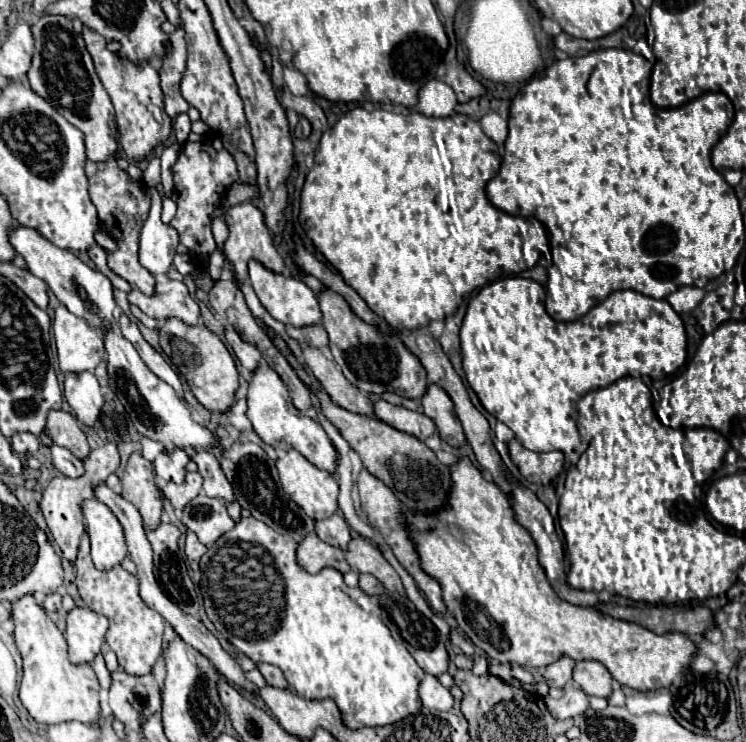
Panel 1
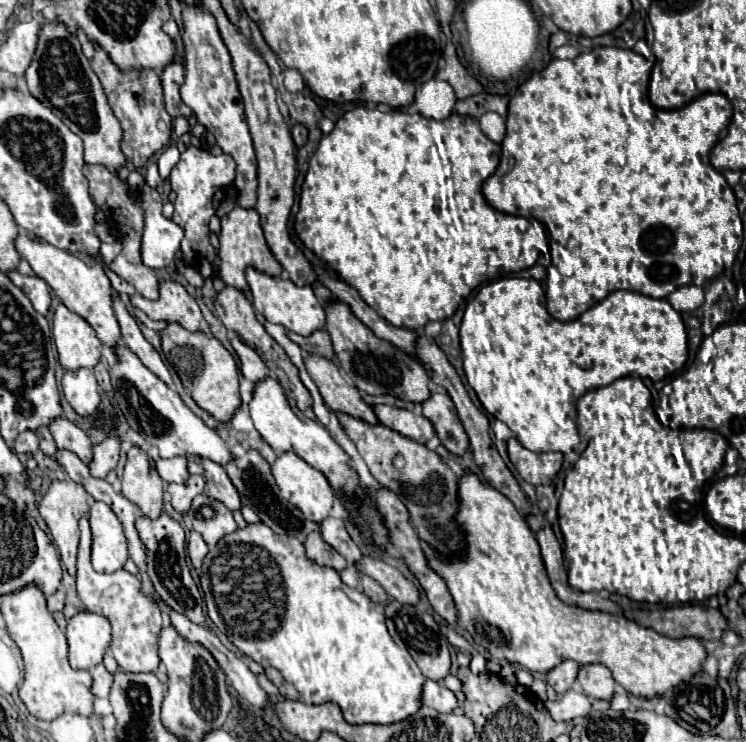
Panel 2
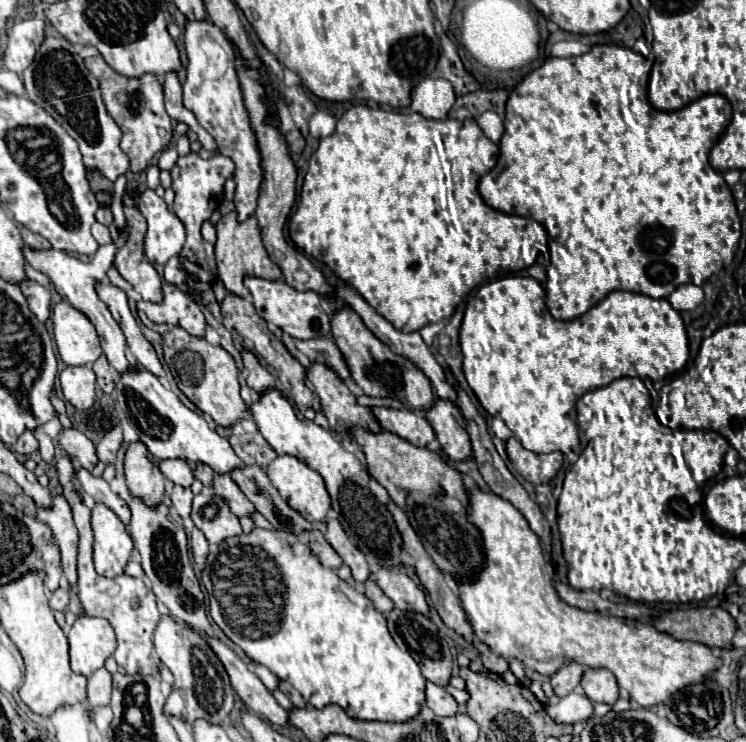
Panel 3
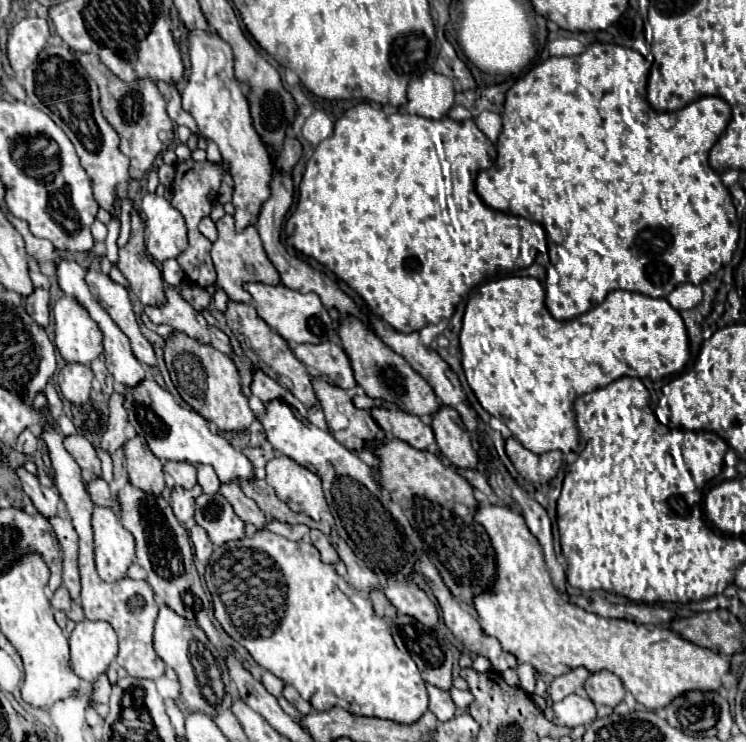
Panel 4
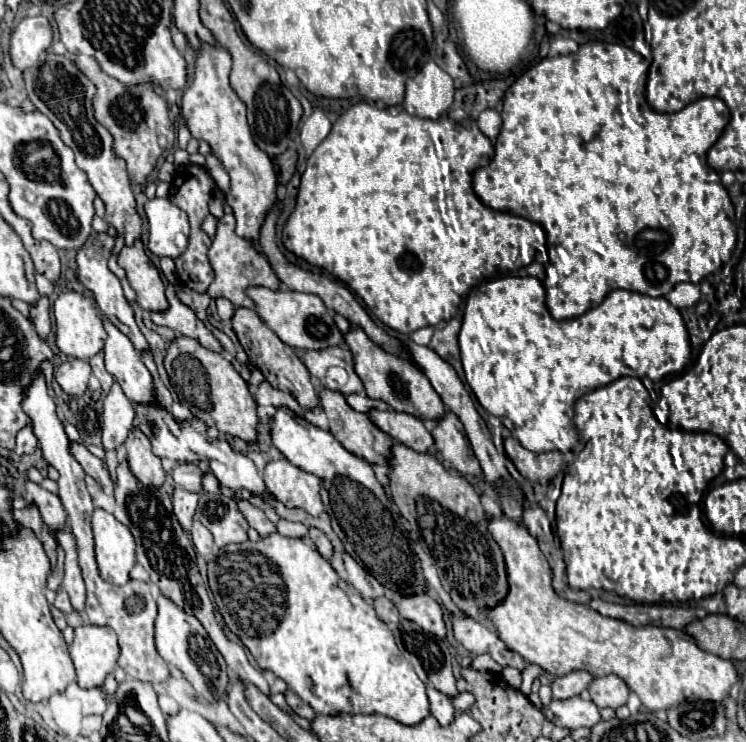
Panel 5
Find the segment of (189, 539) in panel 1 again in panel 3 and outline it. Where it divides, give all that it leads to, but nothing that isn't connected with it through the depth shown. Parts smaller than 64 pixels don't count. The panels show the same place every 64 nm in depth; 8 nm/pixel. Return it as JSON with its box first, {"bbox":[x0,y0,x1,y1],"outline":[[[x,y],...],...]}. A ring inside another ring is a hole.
{"bbox":[190,528,208,566],"outline":[[[194,528],[192,534],[190,534],[190,544],[192,544],[192,554],[194,554],[194,560],[198,566],[204,566],[206,562],[206,556],[208,556],[208,542],[206,542],[206,536]]]}

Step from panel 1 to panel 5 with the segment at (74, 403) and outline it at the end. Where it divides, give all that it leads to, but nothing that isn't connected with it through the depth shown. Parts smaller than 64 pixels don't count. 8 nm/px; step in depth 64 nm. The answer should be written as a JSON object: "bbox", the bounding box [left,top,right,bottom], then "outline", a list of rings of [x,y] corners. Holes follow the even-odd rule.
{"bbox":[54,358,90,396],"outline":[[[68,358],[66,362],[62,362],[58,366],[54,378],[66,394],[80,396],[88,386],[90,364],[86,360],[80,360],[80,358]]]}

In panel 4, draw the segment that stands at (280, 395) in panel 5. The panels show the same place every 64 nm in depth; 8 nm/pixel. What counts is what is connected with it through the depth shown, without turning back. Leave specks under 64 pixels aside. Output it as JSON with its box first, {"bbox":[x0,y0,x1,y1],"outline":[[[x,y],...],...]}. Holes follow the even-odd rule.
{"bbox":[252,370,294,404],"outline":[[[256,370],[256,374],[254,374],[252,394],[258,396],[264,404],[268,404],[272,400],[282,400],[286,404],[294,402],[294,396],[286,388],[282,388],[280,384],[276,384],[270,376],[266,376],[262,370]]]}

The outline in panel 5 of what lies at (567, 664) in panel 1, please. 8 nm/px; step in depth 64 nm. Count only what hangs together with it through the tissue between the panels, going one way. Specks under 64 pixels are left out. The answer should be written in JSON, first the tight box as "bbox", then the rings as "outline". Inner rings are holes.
{"bbox":[552,670,594,700],"outline":[[[574,670],[566,676],[556,678],[556,682],[552,684],[552,694],[554,700],[566,700],[572,696],[578,696],[580,692],[584,692],[588,688],[588,684],[594,680],[592,674],[588,674],[586,670]]]}

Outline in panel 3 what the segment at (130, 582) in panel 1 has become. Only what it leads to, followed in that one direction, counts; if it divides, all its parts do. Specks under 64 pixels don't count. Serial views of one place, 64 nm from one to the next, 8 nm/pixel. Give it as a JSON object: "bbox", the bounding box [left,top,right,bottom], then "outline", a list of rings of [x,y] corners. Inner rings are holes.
{"bbox":[56,456,160,676],"outline":[[[62,456],[58,462],[56,462],[56,470],[58,470],[58,480],[60,480],[60,486],[62,486],[62,494],[64,498],[68,500],[70,508],[72,508],[72,516],[74,516],[74,524],[80,532],[80,548],[78,548],[78,598],[84,606],[84,612],[88,616],[100,616],[100,618],[106,618],[114,632],[116,632],[116,638],[118,638],[118,648],[114,652],[114,658],[118,662],[118,666],[122,666],[128,674],[144,674],[144,676],[156,676],[160,672],[160,658],[156,656],[154,652],[154,644],[152,644],[152,634],[154,634],[154,628],[156,624],[160,622],[160,612],[156,608],[156,598],[154,598],[154,592],[138,578],[132,578],[132,576],[116,576],[114,580],[112,578],[104,578],[100,576],[96,570],[94,570],[94,564],[92,564],[92,528],[90,528],[90,508],[82,502],[82,496],[78,494],[78,488],[74,484],[74,468],[72,468],[72,460],[68,456]]]}

